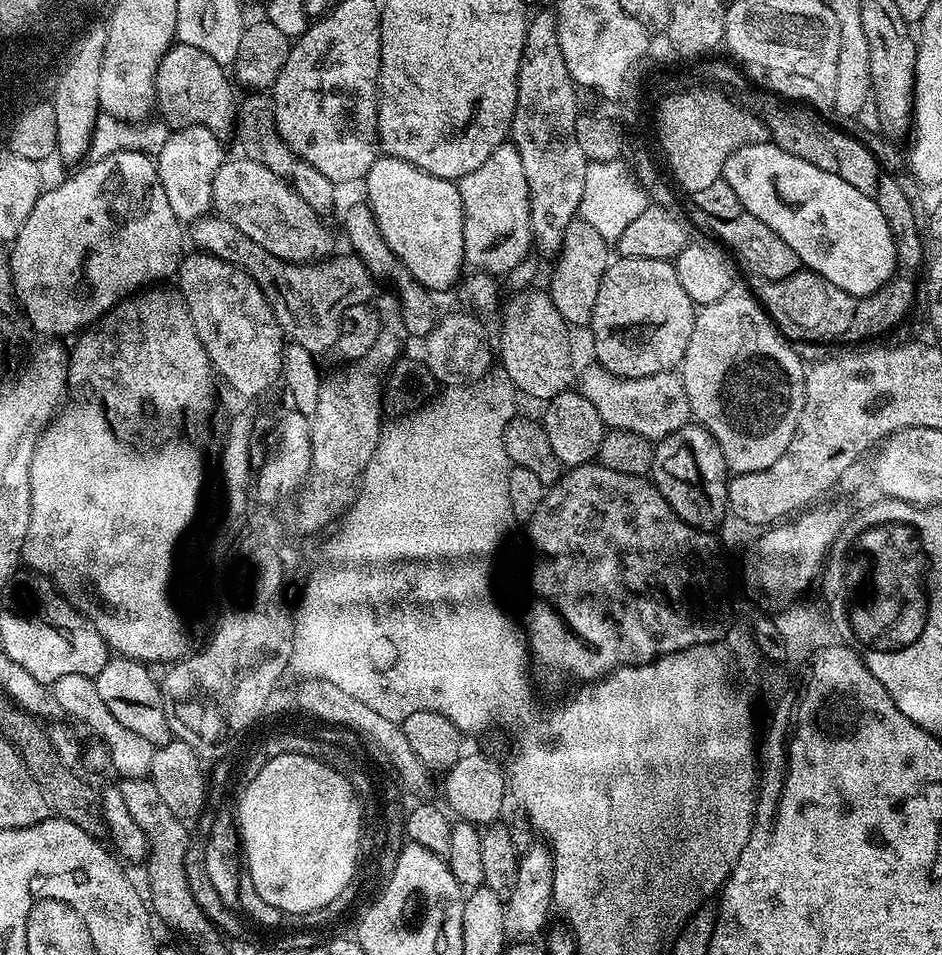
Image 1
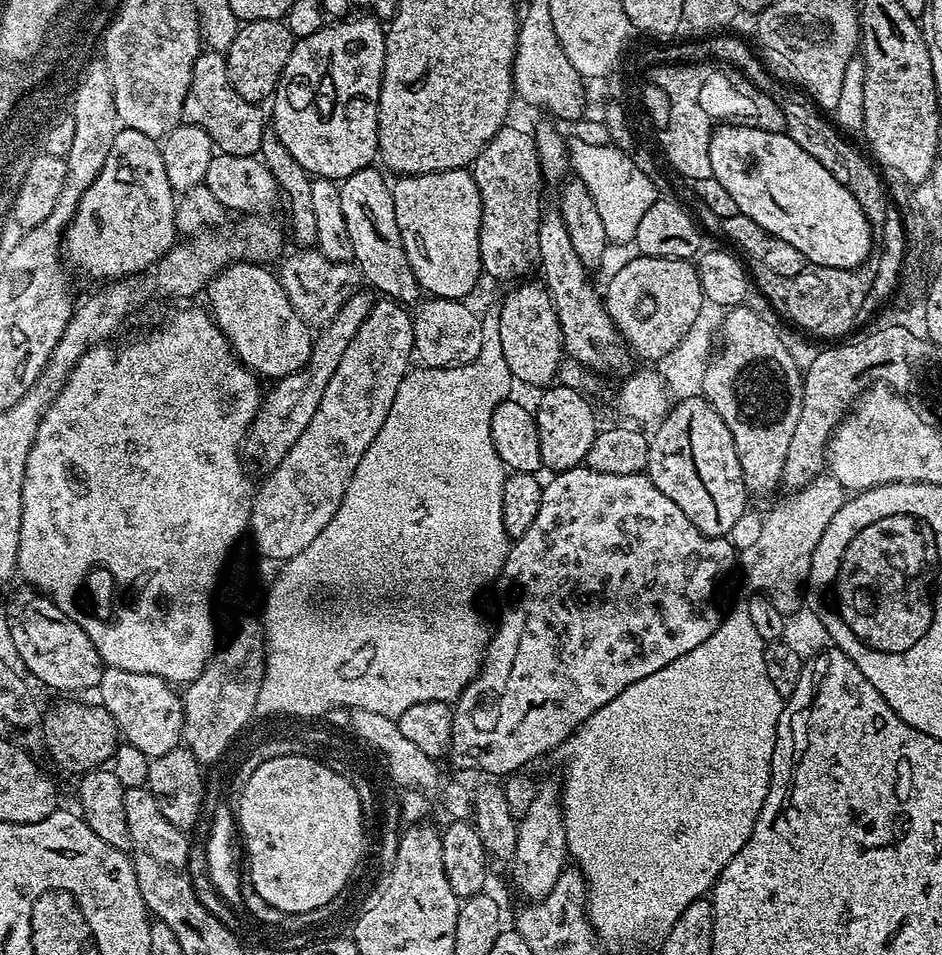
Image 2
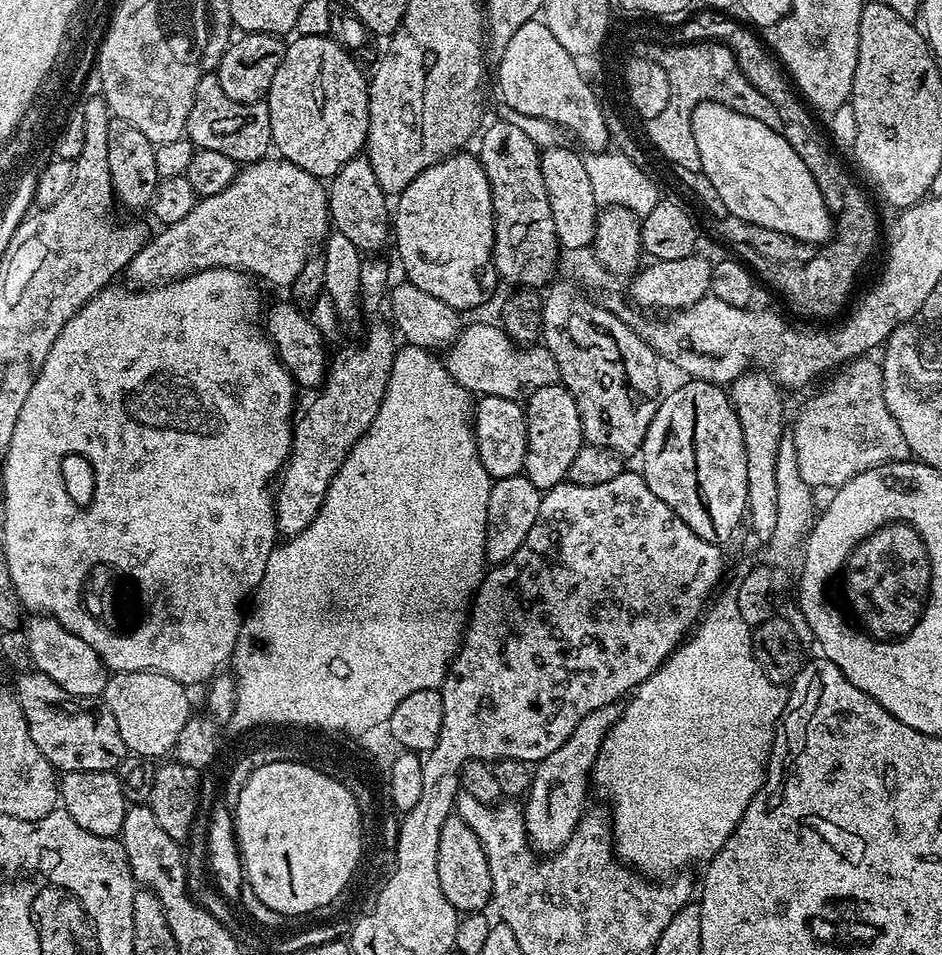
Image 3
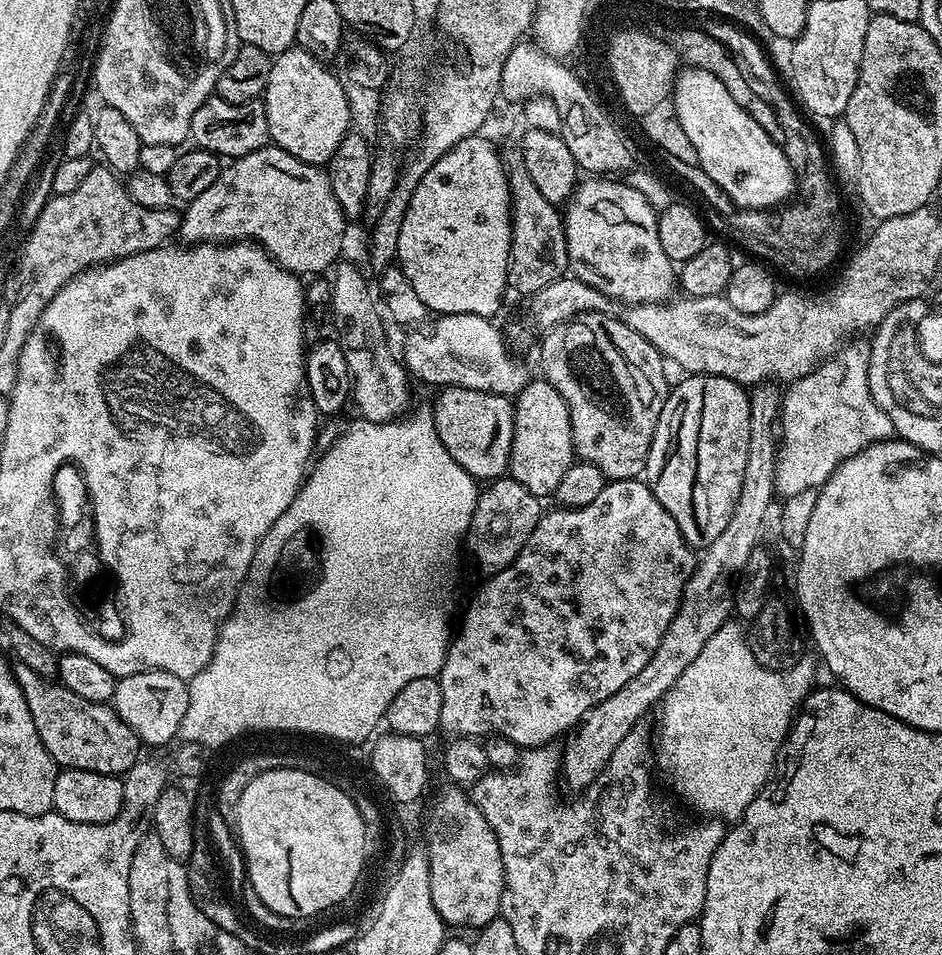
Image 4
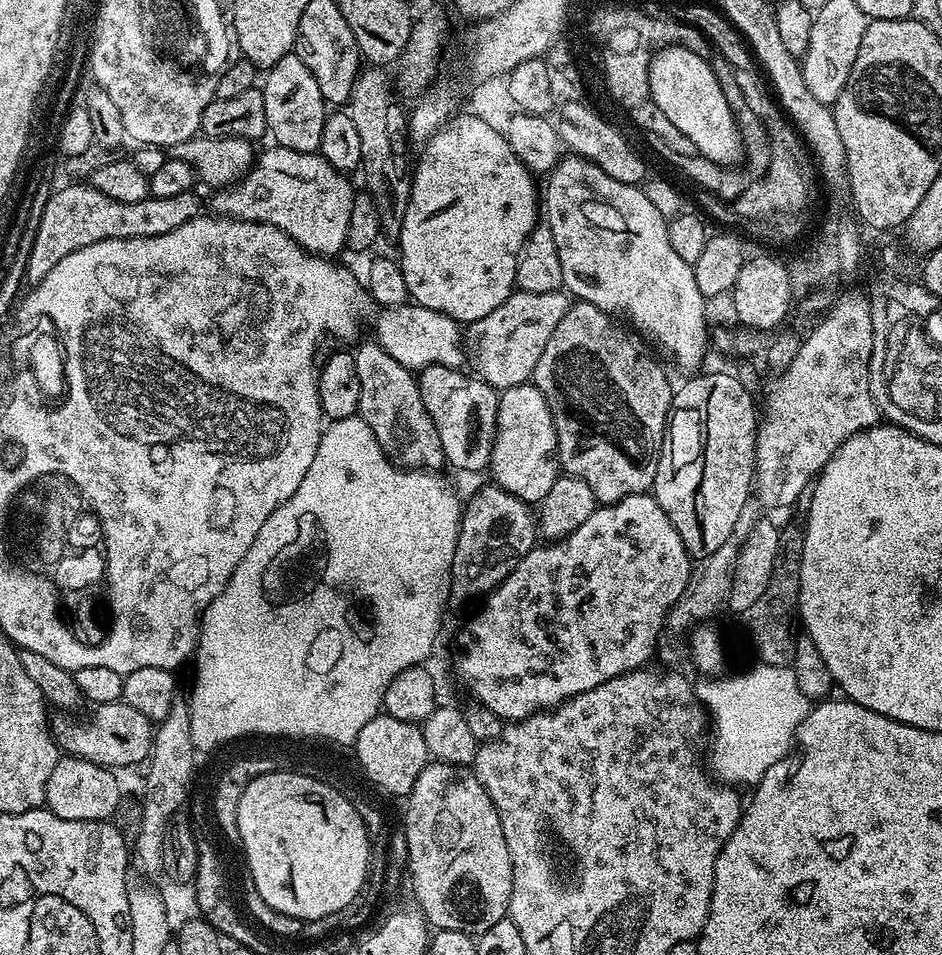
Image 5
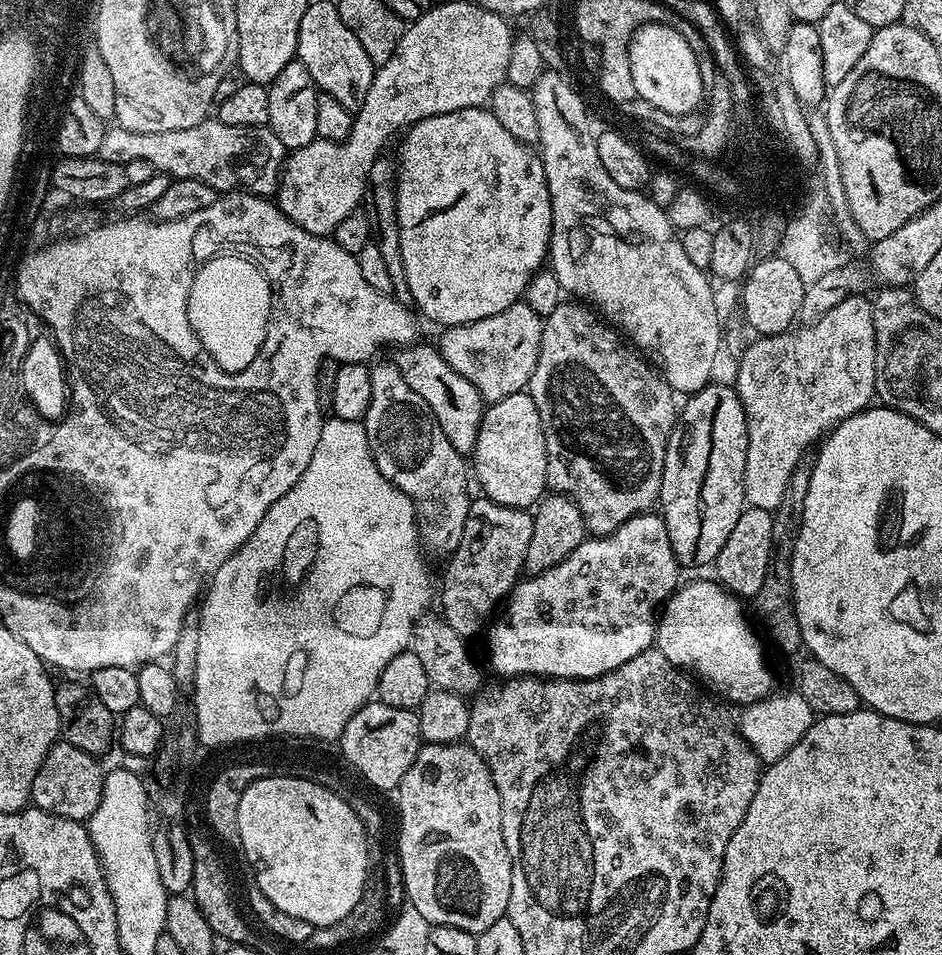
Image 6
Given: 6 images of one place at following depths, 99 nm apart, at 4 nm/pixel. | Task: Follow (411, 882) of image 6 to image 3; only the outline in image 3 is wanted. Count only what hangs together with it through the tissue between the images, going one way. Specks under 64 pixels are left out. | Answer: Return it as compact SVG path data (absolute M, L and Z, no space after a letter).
M455 814L446 818L442 834L438 834L438 886L442 886L446 902L450 902L460 914L483 913L492 900L490 866L482 842L478 842L478 834L474 834L474 830Z

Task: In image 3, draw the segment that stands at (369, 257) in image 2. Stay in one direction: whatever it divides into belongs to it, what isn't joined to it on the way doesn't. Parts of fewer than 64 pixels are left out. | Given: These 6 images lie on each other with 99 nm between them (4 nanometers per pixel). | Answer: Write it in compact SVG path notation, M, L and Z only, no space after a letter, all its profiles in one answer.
M361 154L346 162L346 166L342 166L342 170L331 177L326 191L331 227L346 234L346 238L350 238L350 242L354 242L354 246L362 254L379 253L379 248L387 240L389 243L390 200L385 196L382 186L378 186L378 178L374 178L374 170L367 155Z

